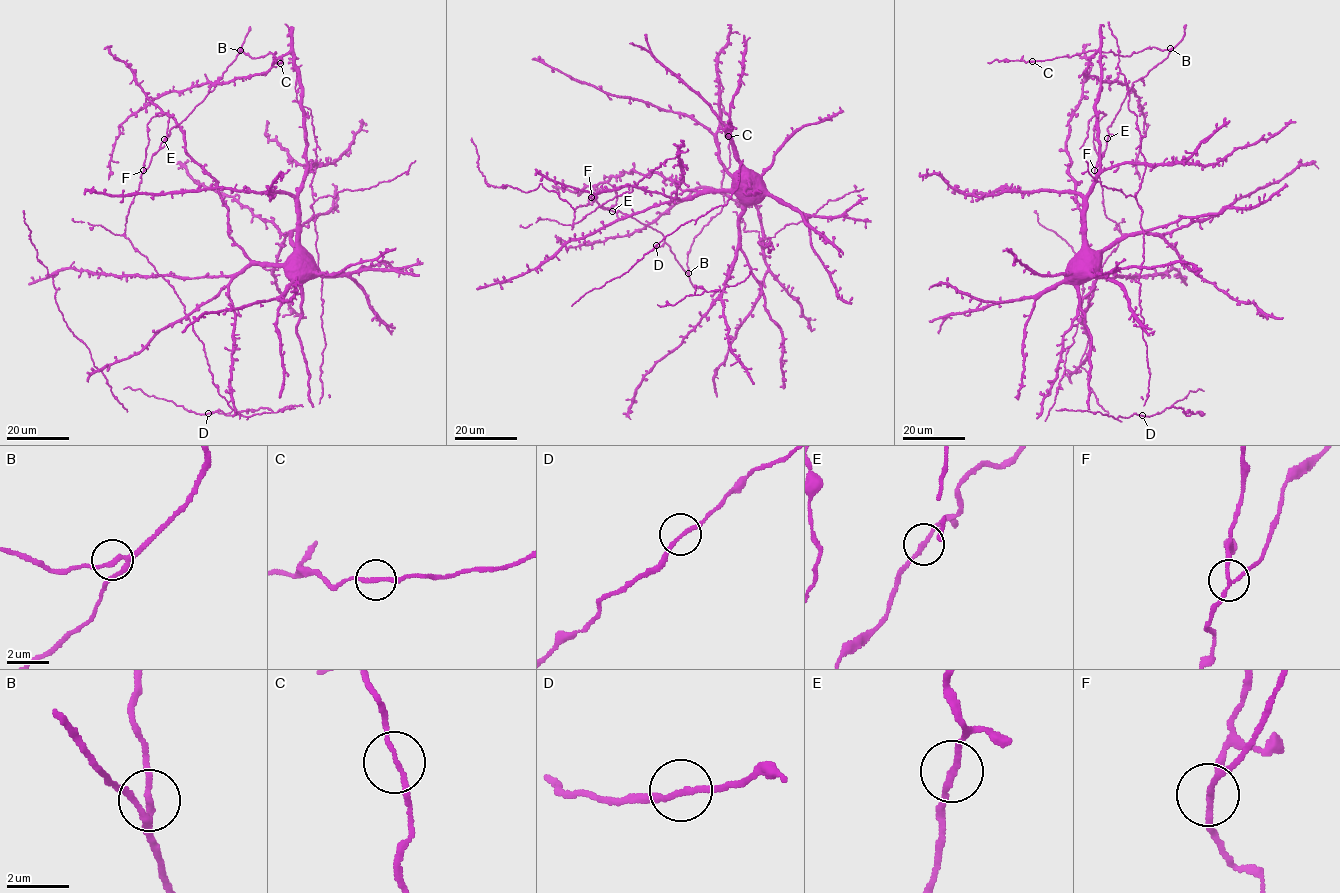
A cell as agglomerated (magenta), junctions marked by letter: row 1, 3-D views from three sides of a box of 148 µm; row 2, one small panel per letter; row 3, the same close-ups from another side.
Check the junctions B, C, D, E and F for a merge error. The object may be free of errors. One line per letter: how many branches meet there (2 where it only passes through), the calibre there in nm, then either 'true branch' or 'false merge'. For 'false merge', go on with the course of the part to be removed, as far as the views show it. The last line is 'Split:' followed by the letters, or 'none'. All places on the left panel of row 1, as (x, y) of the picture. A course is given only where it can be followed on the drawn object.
B: 3 | 190 nm | true branch
C: 2 | 150 nm | true branch
D: 2 | 170 nm | true branch
E: 2 | 190 nm | true branch
F: 3 | 150 nm | false merge | (143, 170), (149, 141), (148, 122), (166, 113), (169, 116), (167, 139), (160, 149)
Split: F

